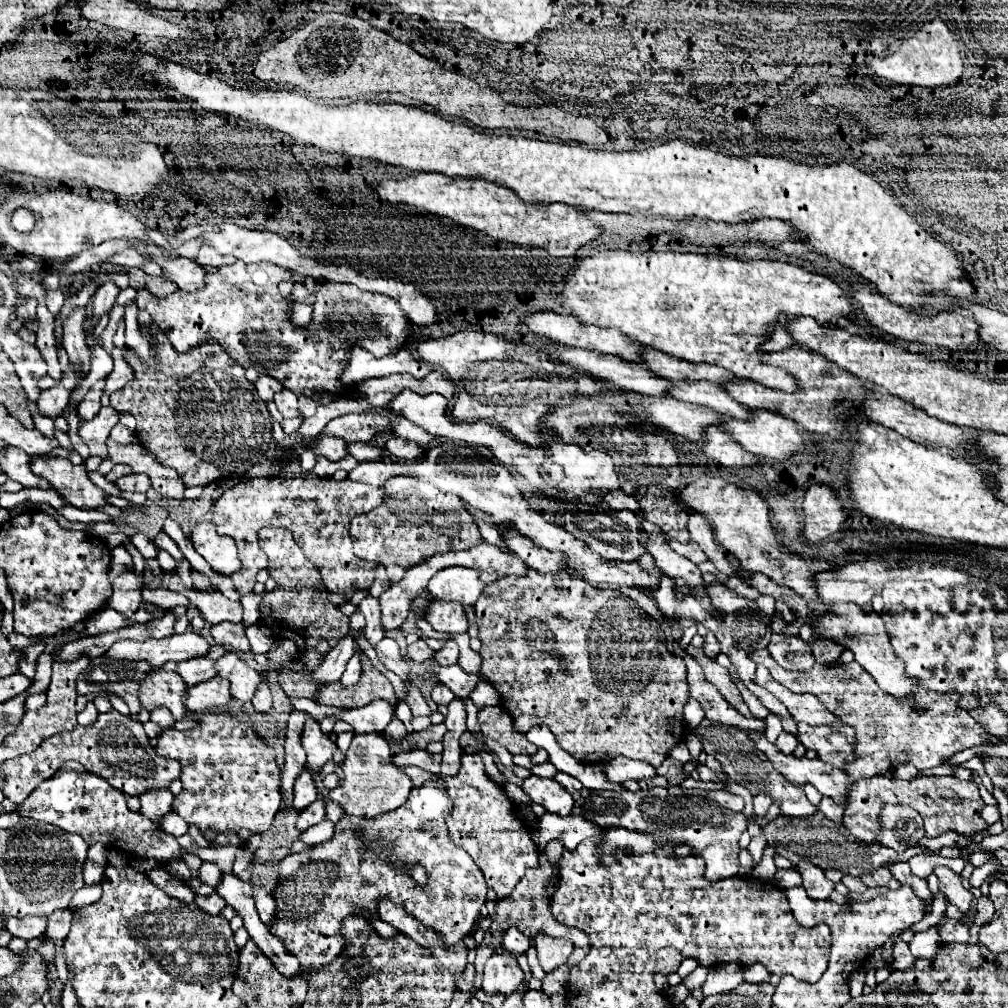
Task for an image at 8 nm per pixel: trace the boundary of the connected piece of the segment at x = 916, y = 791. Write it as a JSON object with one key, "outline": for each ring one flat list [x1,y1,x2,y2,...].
{"outline":[[876,775,864,781,856,781,854,793,850,797,850,807,842,825,860,841,872,845,872,841,876,841,876,835,880,831,878,815,880,815,882,805,886,803,908,805,916,809,922,815,926,837,936,837,944,831,958,831,962,835,972,835,976,831,986,829,984,821,980,819,984,801,978,793,978,785,974,781,960,781,958,777,938,777,938,775,918,777,914,781,902,781,888,775]]}

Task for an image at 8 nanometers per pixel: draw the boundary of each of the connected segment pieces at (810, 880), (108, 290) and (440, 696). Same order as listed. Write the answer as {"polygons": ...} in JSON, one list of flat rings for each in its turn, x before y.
{"polygons":[[[802,861,796,865,796,869,802,875,802,887,806,889,810,899,830,899,830,893,834,891,834,883,824,877,824,871,808,861]],[[108,281,108,283,104,283,104,285,100,285,96,289,96,293,92,295,90,315,84,319,84,337,88,337,94,331,94,327,98,325,98,321,102,319,102,315,106,315,110,311,110,307,112,307,118,291,120,289,112,281]],[[436,685,432,689,432,701,436,705,448,705,452,699,454,699,454,693,446,685]]]}

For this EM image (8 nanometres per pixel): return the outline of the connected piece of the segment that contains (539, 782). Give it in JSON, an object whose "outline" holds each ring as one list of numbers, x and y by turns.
{"outline":[[530,775,522,783,522,791,530,797,532,803,540,803,550,813,570,815,574,807,572,795,556,779,542,779,542,777]]}

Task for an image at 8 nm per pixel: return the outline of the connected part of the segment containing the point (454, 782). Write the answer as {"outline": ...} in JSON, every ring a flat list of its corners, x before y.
{"outline":[[464,755,460,773,444,779,444,785,454,801,454,809,446,817,448,837,456,845,464,847,466,853,476,861,486,885,496,891,498,903,504,899,506,885,518,883,528,867,538,865,538,849,530,837,530,829,516,817,516,809,504,795,504,789,488,779,480,755]]}

